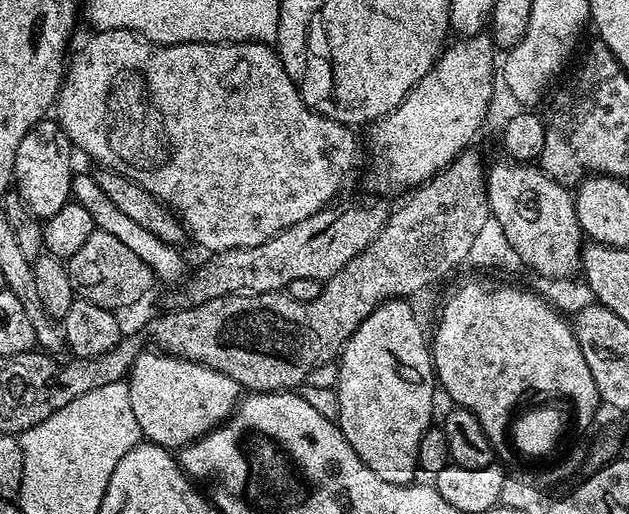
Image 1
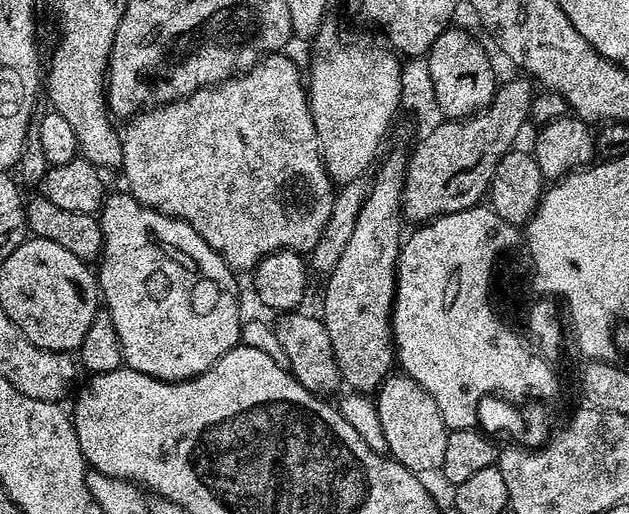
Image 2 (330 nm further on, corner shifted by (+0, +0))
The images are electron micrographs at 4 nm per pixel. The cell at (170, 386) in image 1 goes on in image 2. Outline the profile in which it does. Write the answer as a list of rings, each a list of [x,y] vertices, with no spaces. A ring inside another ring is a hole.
[[[124,190],[114,193],[113,196],[111,193],[105,199],[104,207],[98,213],[98,219],[104,235],[104,251],[98,261],[98,283],[102,293],[102,304],[114,322],[114,330],[118,330],[118,342],[124,355],[123,363],[127,367],[138,370],[150,378],[169,382],[193,380],[194,377],[203,376],[205,372],[208,372],[210,366],[214,366],[214,362],[222,358],[222,354],[226,354],[231,348],[240,344],[242,315],[240,316],[240,300],[236,297],[240,292],[239,286],[236,285],[237,273],[196,233],[194,226],[190,226],[185,220],[167,216],[158,210],[147,208],[145,204],[139,204],[131,194]]]

